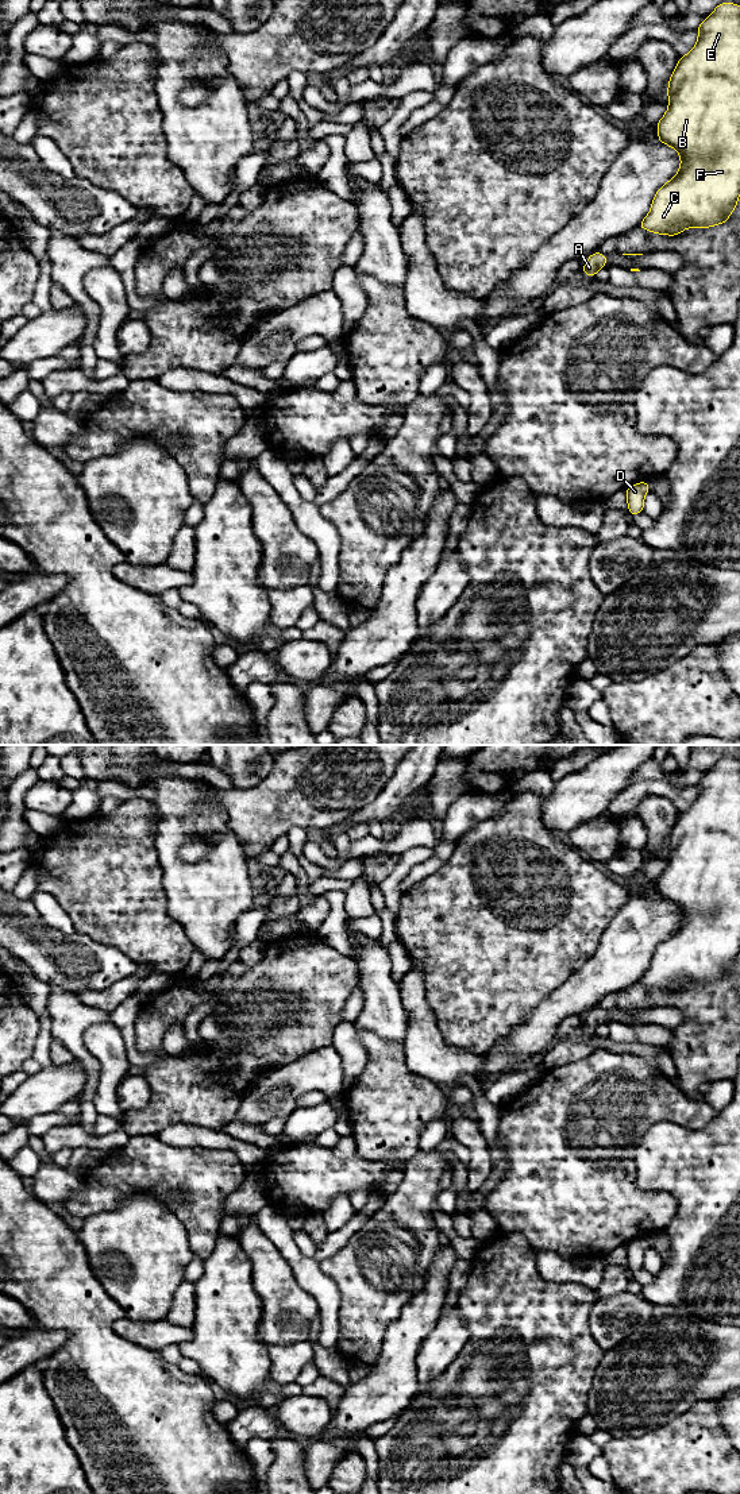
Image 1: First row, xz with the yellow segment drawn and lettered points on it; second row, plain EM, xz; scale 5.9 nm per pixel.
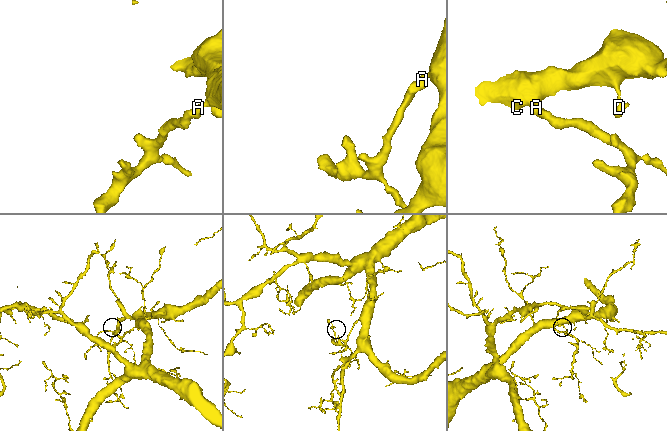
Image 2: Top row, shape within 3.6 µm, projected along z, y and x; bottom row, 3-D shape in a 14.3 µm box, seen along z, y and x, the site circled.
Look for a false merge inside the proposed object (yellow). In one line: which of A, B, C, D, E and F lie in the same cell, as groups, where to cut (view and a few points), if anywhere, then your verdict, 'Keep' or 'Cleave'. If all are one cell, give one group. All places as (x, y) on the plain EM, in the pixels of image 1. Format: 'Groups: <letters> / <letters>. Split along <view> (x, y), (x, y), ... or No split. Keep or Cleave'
Groups: A B C D E F. No split. Keep

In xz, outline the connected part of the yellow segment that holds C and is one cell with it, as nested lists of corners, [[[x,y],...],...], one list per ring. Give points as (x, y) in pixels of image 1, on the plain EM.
[[[720,758],[697,783],[698,795],[686,811],[679,812],[668,835],[668,864],[656,880],[658,895],[679,908],[679,927],[654,951],[648,970],[637,984],[675,992],[686,984],[710,984],[724,980],[740,953],[740,761]]]

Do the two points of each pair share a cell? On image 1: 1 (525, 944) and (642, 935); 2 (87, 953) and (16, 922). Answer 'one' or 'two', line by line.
1: two
2: one

